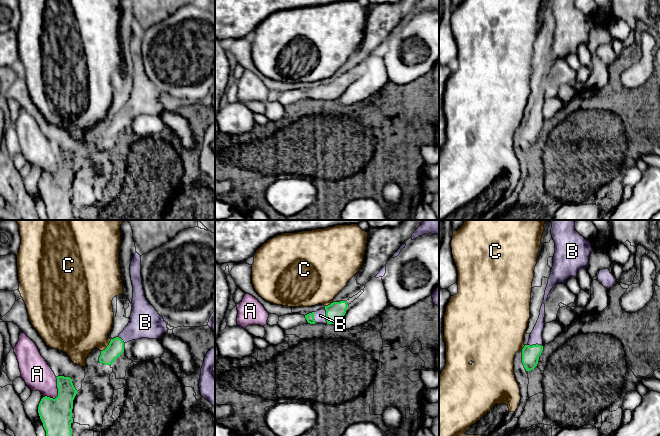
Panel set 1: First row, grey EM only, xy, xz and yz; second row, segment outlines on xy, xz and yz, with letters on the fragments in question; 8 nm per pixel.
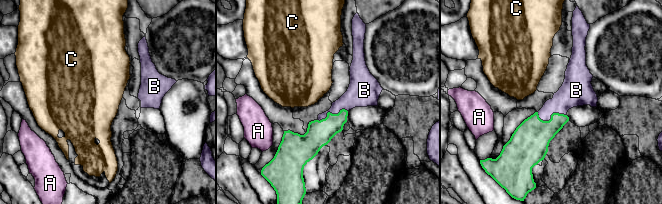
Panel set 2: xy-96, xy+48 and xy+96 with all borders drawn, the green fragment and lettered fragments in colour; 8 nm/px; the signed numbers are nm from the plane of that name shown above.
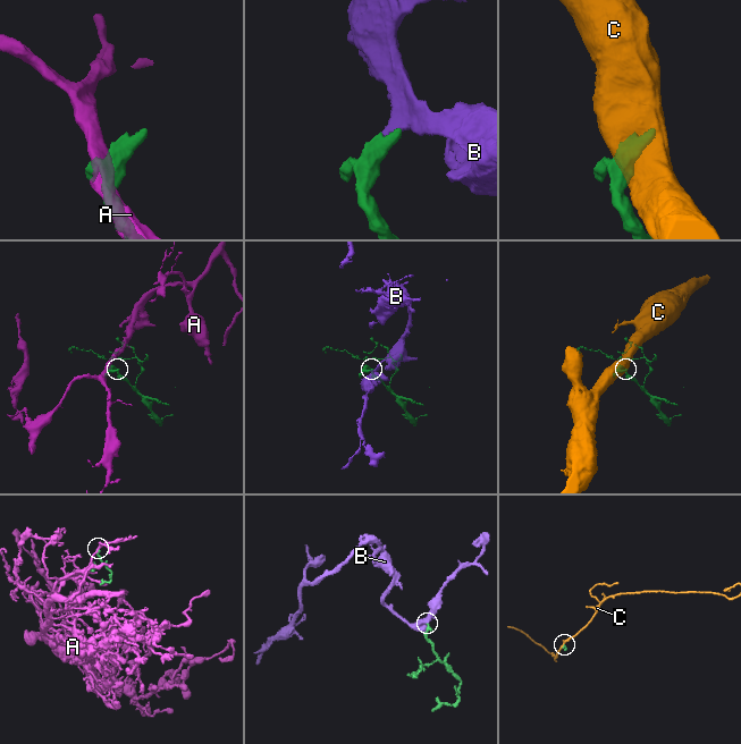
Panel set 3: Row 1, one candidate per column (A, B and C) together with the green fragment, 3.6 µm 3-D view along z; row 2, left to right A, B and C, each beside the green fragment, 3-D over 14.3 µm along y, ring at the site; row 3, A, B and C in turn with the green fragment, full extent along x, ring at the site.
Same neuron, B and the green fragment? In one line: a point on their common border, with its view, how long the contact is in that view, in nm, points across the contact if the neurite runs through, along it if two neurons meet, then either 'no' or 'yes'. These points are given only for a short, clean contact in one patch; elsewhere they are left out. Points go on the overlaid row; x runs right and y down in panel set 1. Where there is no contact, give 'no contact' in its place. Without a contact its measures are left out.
meets green in xz at (326, 315); contact 130 nm long; runs through xz (335, 311), (326, 315), (320, 315); yes

